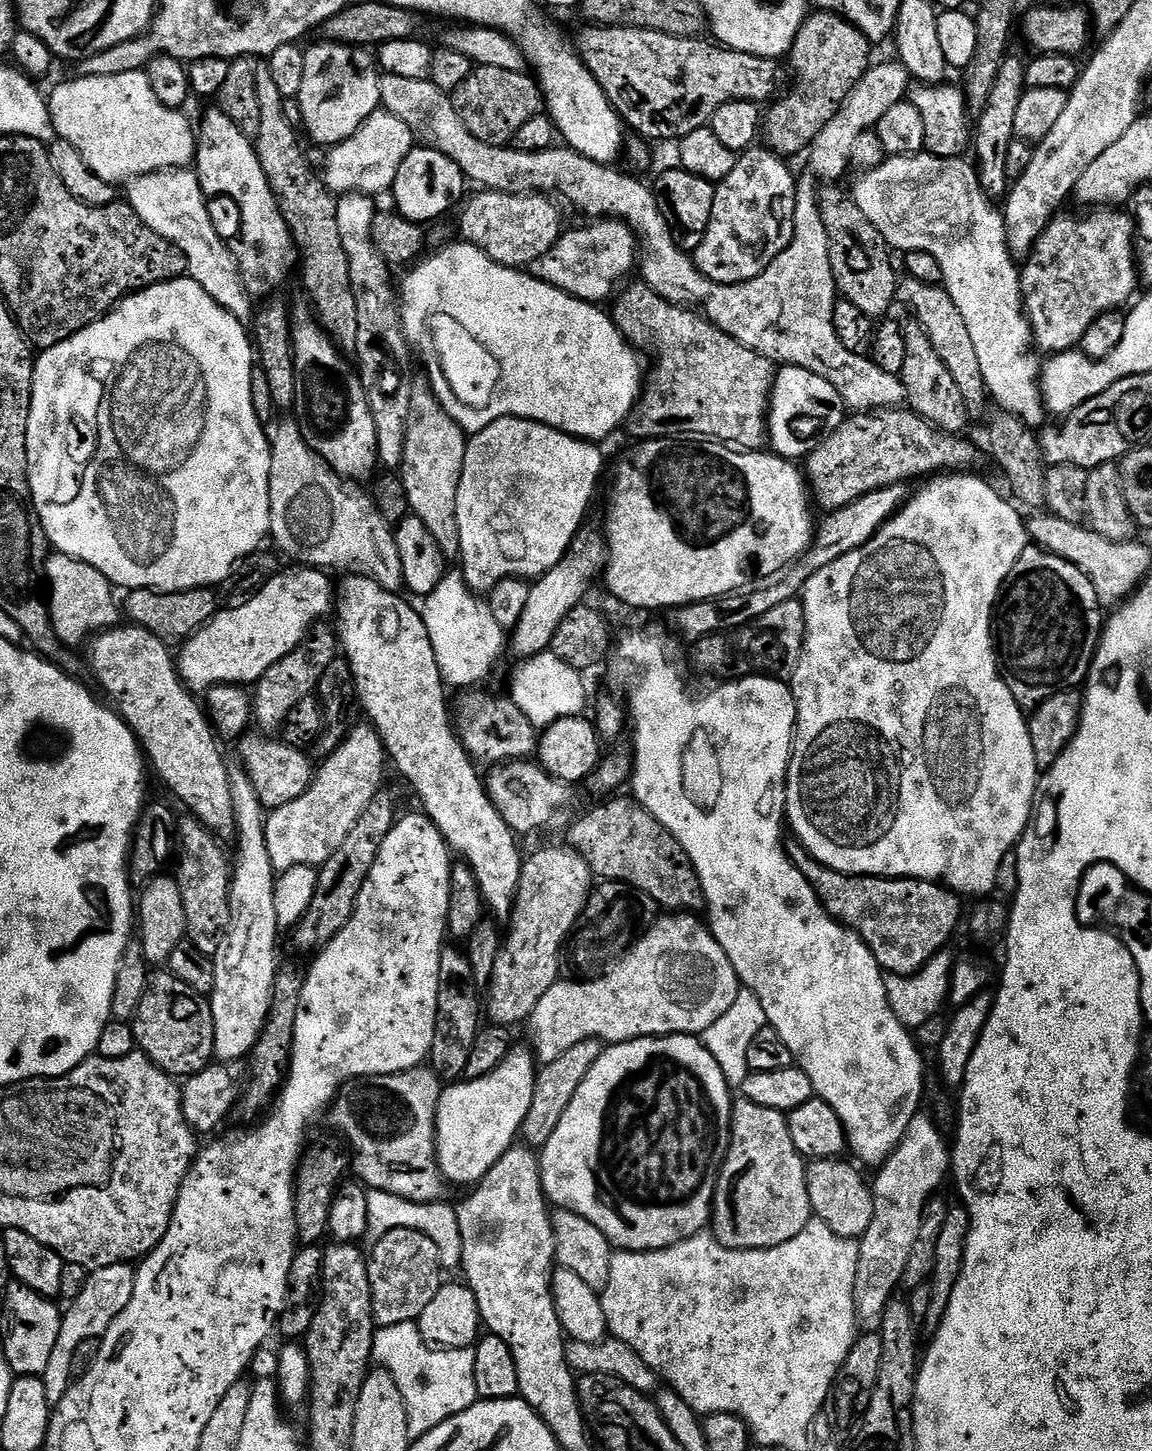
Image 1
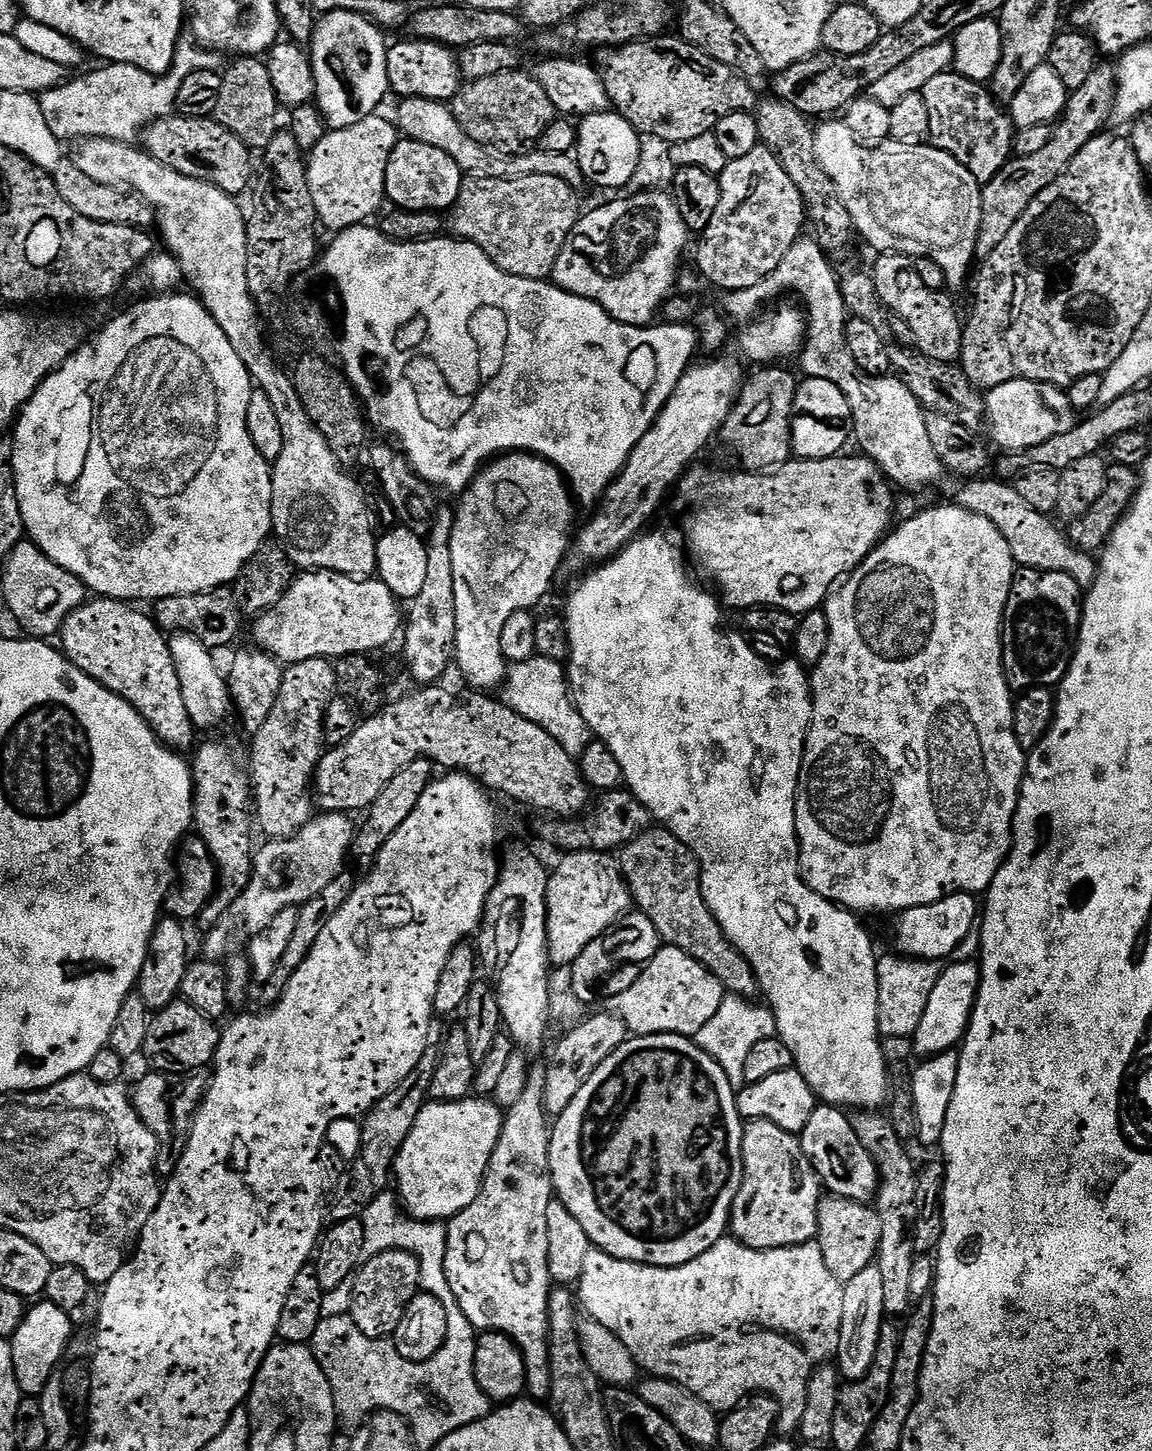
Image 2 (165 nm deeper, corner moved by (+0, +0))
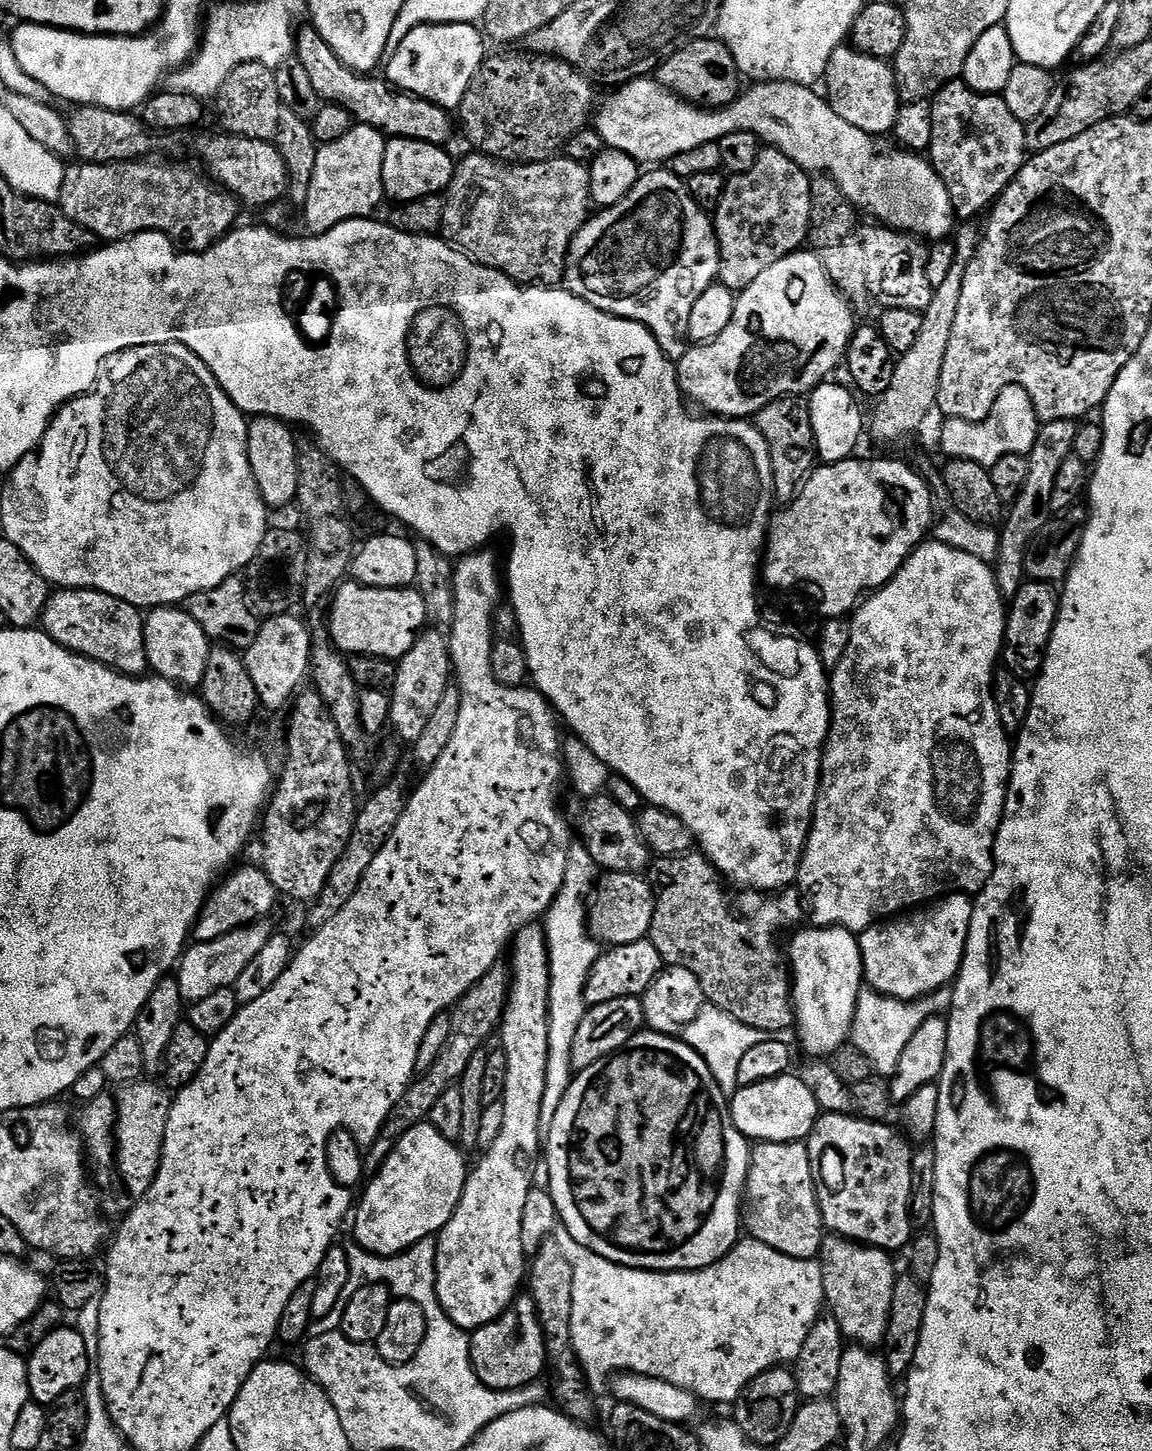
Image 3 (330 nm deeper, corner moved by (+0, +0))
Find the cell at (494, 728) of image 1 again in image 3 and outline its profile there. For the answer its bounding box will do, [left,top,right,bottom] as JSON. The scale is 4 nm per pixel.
[580,794,654,873]

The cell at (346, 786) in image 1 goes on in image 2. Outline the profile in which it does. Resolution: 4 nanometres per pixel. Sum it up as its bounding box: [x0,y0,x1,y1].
[203,812,354,961]

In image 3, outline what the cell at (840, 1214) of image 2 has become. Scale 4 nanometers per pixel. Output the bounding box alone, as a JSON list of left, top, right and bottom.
[818,1235,898,1346]

